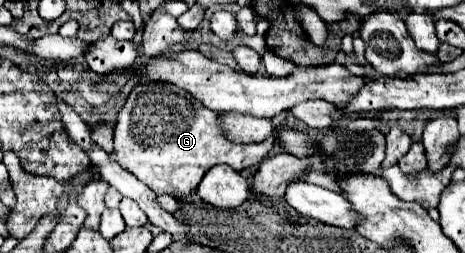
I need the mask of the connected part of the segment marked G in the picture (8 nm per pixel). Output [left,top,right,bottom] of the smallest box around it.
[110,83,278,197]

